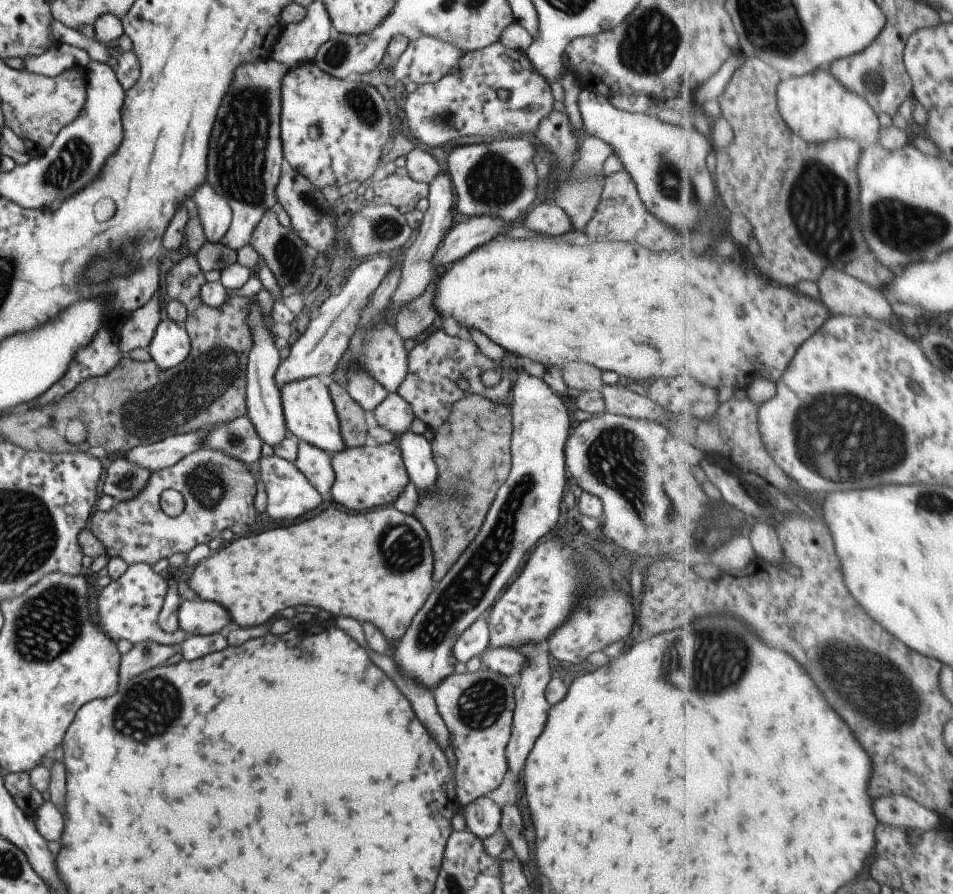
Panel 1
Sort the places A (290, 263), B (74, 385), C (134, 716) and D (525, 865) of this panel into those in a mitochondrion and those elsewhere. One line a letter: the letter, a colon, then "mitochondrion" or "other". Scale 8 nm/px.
A: mitochondrion
B: other
C: mitochondrion
D: other

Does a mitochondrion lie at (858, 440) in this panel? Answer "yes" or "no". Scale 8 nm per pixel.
yes

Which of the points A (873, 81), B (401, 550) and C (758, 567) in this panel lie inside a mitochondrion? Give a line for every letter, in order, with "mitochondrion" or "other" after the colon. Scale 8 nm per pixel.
A: mitochondrion
B: mitochondrion
C: other

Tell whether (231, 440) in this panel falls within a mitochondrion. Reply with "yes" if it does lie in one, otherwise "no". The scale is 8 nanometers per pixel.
yes

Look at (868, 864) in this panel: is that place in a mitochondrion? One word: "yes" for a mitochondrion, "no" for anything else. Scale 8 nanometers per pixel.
no

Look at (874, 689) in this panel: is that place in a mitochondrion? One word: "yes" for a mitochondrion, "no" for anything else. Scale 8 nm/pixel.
yes

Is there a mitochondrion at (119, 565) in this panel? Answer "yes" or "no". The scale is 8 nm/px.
no

